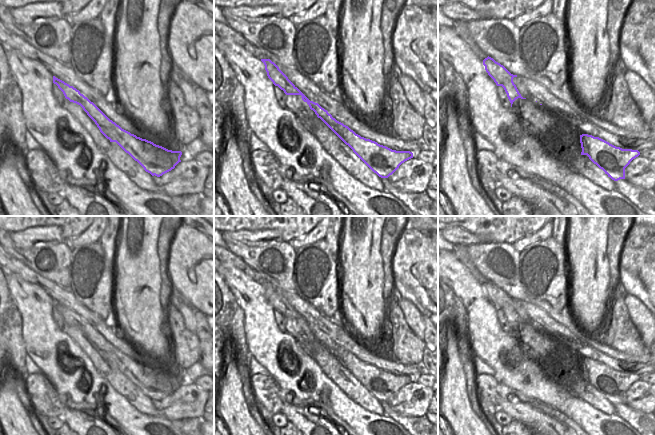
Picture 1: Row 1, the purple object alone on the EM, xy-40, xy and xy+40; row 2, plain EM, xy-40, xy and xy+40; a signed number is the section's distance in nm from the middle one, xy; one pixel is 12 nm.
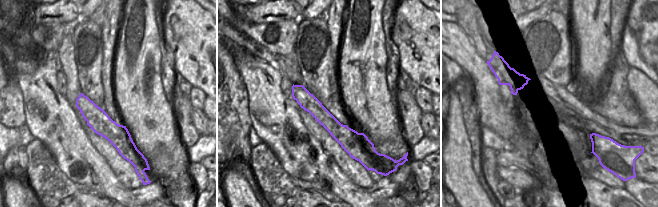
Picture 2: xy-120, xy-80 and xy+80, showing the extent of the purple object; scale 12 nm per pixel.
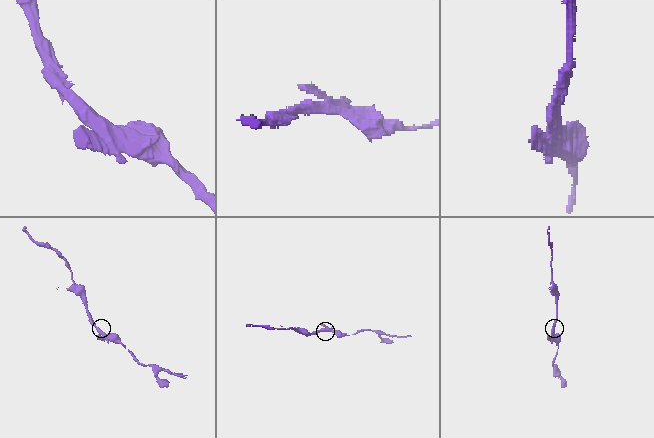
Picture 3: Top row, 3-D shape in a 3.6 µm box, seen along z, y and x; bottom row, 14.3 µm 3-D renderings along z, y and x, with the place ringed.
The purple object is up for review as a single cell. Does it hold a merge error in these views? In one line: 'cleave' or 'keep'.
cleave

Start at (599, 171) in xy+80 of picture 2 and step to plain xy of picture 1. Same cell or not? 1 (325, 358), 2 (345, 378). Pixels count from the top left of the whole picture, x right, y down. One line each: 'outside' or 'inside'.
1: inside
2: inside

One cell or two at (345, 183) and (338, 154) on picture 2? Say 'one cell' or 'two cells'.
two cells

